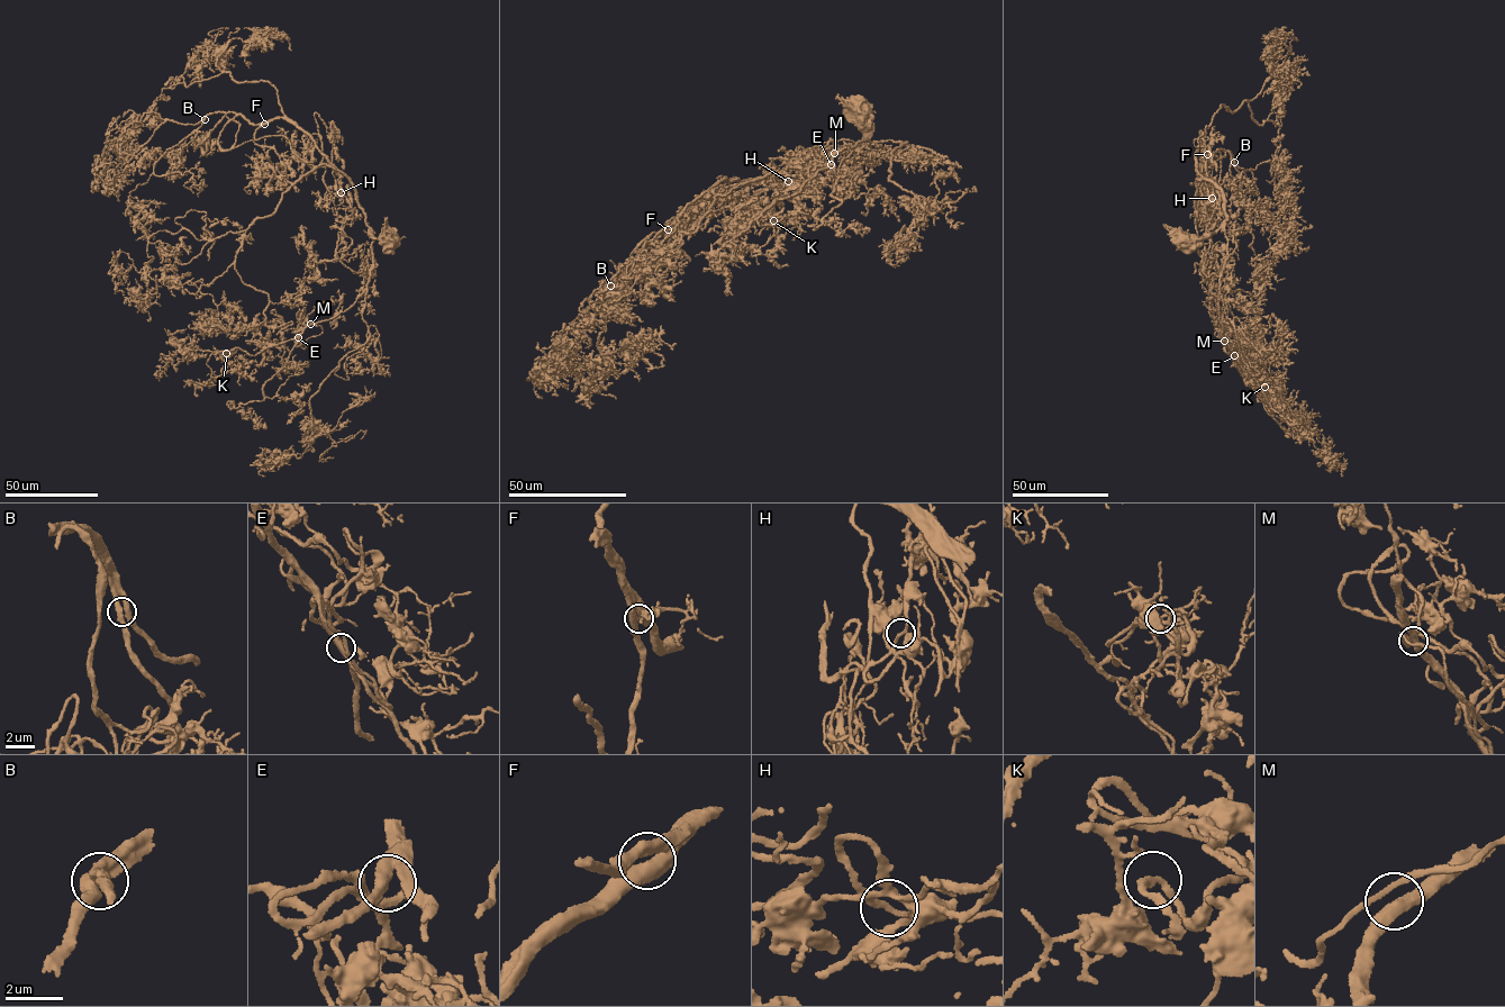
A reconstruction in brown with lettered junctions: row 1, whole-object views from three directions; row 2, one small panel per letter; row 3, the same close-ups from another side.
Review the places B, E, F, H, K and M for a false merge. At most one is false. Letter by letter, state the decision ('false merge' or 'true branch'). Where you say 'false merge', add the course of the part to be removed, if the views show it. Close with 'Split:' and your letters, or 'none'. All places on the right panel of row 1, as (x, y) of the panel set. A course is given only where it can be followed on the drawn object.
B: true branch
E: true branch
F: true branch
H: true branch
K: true branch
M: true branch
Split: none

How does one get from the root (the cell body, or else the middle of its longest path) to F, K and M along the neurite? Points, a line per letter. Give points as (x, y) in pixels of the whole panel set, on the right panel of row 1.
F: (1182, 243), (1212, 235), (1226, 219), (1222, 189), (1196, 169), (1195, 155), (1203, 144), (1207, 154)
K: (1182, 243), (1221, 228), (1224, 232), (1227, 259), (1217, 306), (1222, 335), (1248, 383), (1260, 396), (1265, 387)
M: (1182, 243), (1212, 235), (1221, 228), (1225, 233), (1227, 259), (1220, 278), (1217, 306), (1224, 341)

